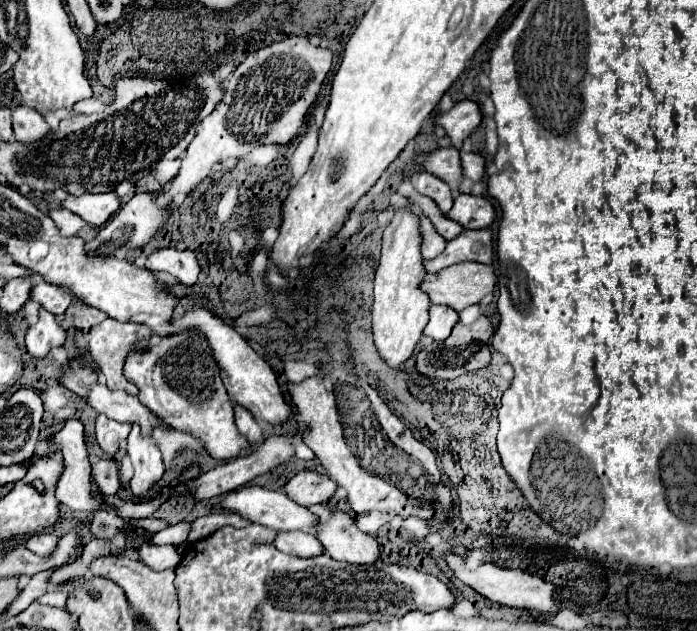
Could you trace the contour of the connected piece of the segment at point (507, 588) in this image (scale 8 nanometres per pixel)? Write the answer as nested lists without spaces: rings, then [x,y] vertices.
[[[448,551],[444,553],[444,559],[446,559],[446,565],[452,569],[452,573],[462,583],[466,583],[478,595],[482,595],[482,597],[486,597],[494,603],[508,605],[508,607],[520,607],[520,609],[534,609],[534,611],[540,611],[540,613],[556,613],[558,611],[558,599],[554,597],[554,591],[556,591],[554,585],[542,581],[540,577],[534,577],[534,575],[522,571],[522,569],[502,569],[502,567],[492,565],[492,563],[482,563],[478,569],[470,571],[466,567],[462,555],[448,553]]]

